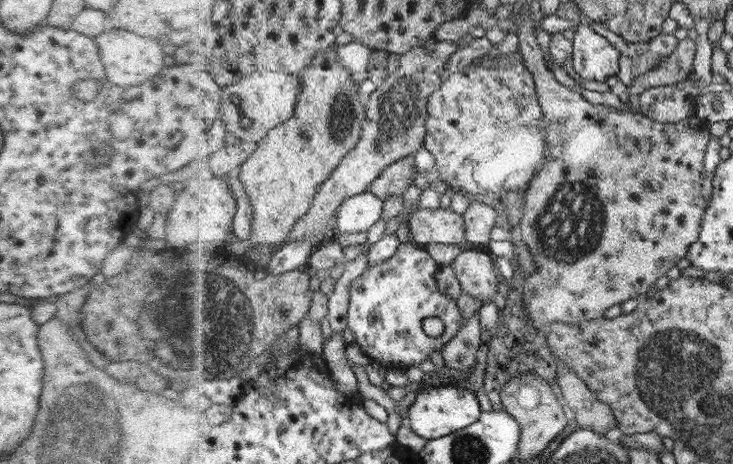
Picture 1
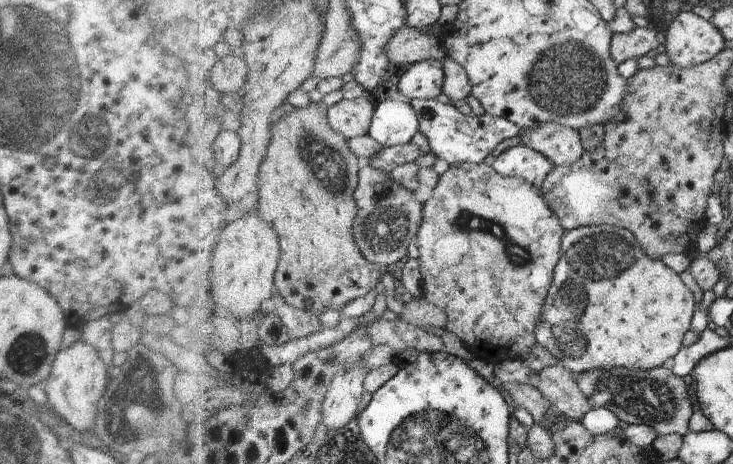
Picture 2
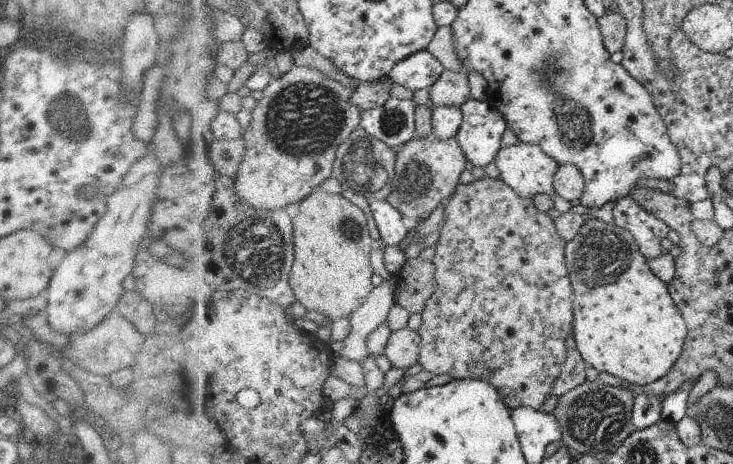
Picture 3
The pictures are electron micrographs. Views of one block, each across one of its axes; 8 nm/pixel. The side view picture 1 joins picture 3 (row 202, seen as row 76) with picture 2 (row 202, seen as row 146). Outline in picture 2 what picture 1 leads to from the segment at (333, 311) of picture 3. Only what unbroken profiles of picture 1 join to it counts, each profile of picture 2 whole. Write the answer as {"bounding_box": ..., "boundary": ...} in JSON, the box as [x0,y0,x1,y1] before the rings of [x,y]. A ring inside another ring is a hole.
{"bounding_box":[254,103,386,316],"boundary":[[[310,103],[307,107],[298,107],[293,113],[287,114],[285,117],[276,119],[273,126],[273,140],[270,143],[266,158],[261,166],[261,188],[254,199],[254,204],[258,207],[259,214],[264,221],[271,223],[271,226],[277,231],[281,238],[282,259],[281,266],[277,275],[276,292],[292,306],[304,311],[309,311],[316,316],[320,316],[334,308],[334,310],[343,311],[350,302],[358,300],[364,296],[368,296],[372,290],[380,289],[385,285],[386,279],[381,276],[376,268],[376,263],[371,262],[356,243],[354,235],[354,226],[358,217],[358,204],[355,200],[356,190],[360,183],[361,167],[364,164],[359,156],[352,150],[350,140],[342,133],[339,133],[334,126],[331,125],[329,109],[320,103]]]}

